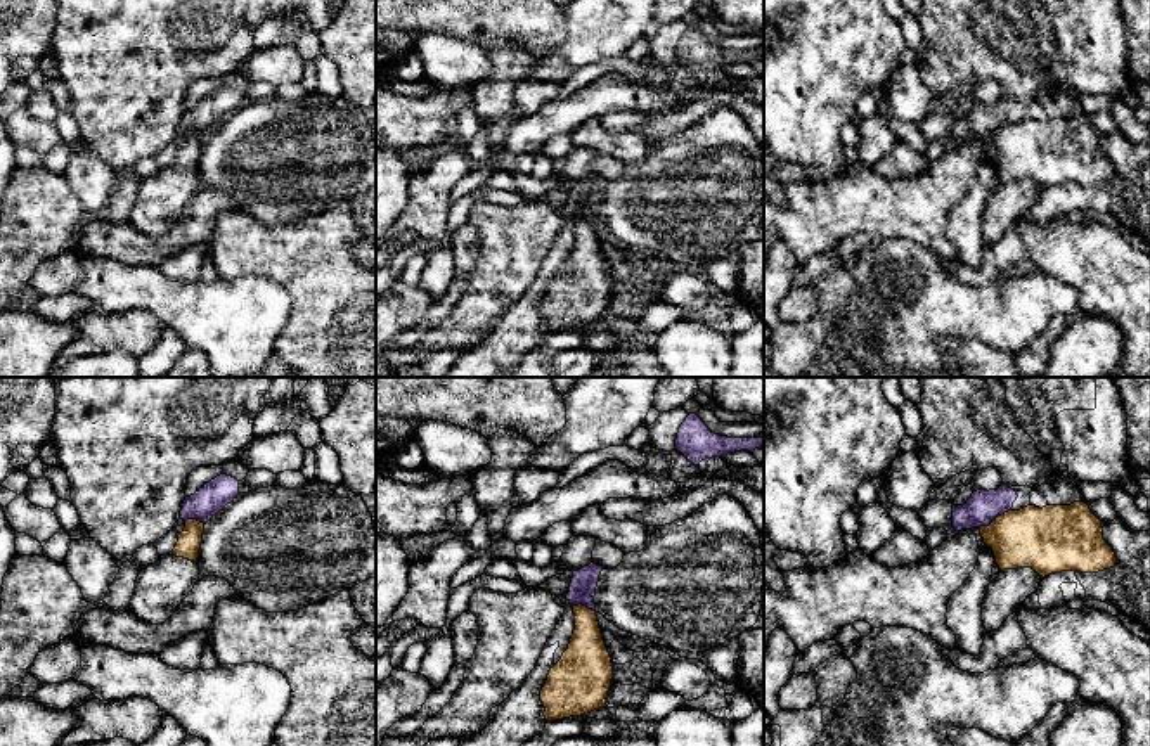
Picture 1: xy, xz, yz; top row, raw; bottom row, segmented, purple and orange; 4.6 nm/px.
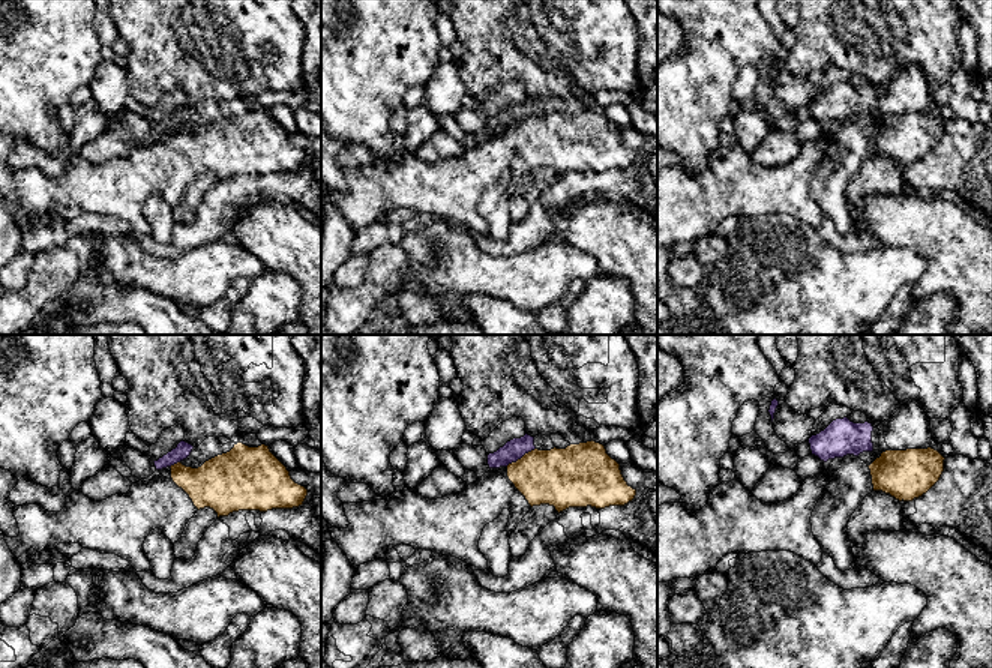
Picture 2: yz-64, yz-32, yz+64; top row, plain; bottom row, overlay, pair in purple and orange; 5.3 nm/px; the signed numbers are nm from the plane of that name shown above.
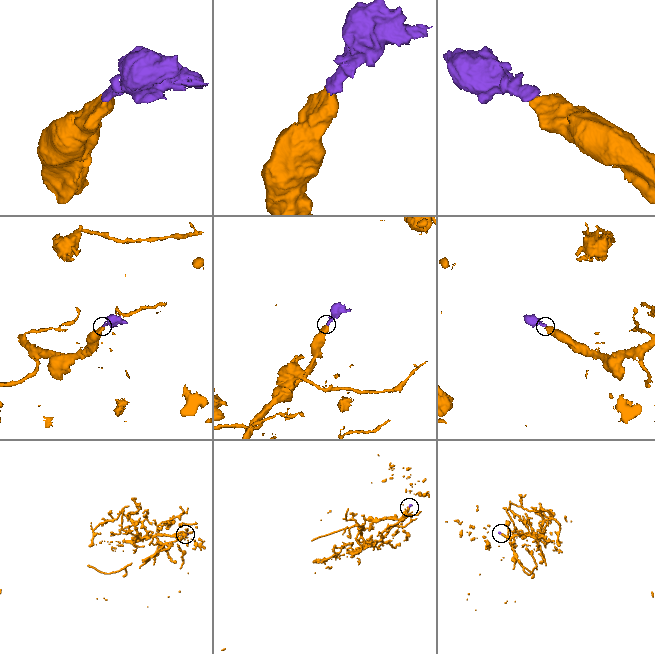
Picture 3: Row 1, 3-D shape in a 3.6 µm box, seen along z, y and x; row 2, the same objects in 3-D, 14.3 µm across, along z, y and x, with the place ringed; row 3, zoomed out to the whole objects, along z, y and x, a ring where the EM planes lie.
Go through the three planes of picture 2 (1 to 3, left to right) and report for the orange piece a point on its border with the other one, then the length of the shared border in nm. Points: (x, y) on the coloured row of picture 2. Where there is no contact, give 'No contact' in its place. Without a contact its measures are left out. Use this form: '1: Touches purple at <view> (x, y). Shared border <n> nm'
1: Touches purple at yz-64 (174, 463). Shared border 70 nm
2: Touches purple at yz-32 (520, 458). Shared border 190 nm
3: No contact

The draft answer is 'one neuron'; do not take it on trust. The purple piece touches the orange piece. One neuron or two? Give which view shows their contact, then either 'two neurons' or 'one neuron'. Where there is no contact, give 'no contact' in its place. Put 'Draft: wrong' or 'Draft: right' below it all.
meets purple in yz; two neurons
Draft: wrong

